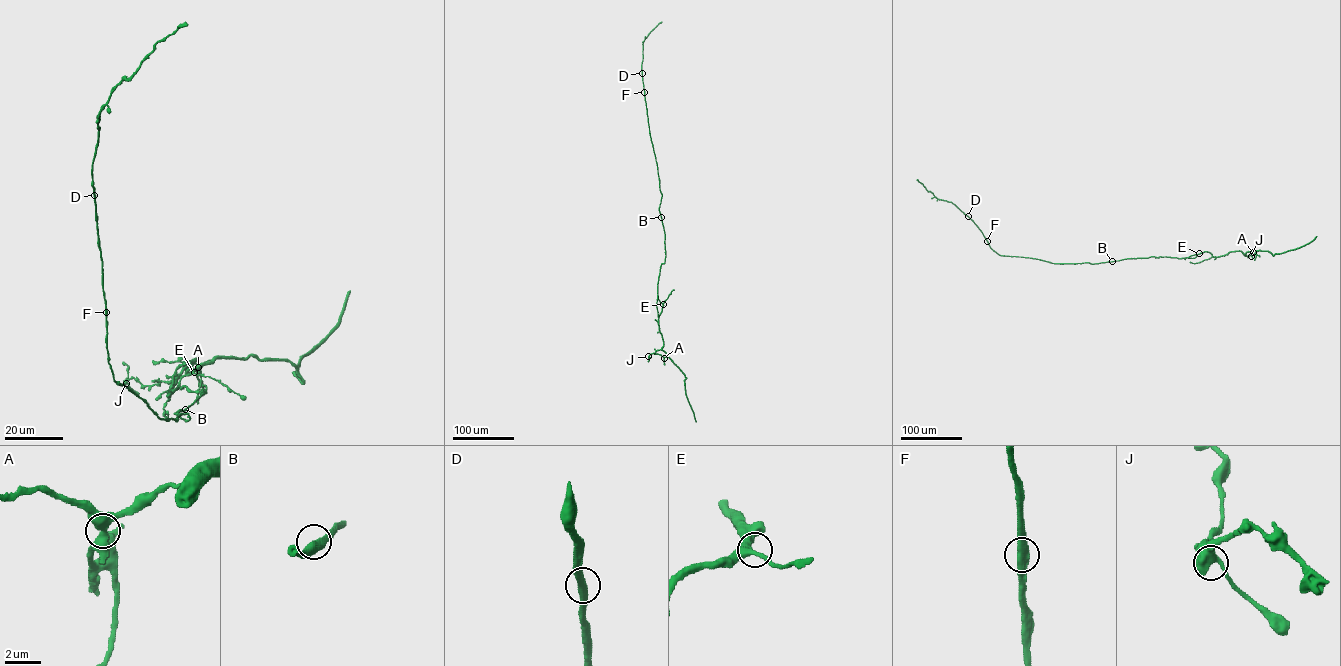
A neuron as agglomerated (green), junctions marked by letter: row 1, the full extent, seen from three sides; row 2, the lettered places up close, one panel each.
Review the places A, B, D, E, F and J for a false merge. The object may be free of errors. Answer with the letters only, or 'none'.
none

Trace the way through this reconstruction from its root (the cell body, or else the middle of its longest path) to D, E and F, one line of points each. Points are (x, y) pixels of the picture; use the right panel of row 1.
D: (1112, 261), (1056, 263), (1000, 255), (968, 216)
E: (1112, 261), (1151, 256), (1194, 258), (1199, 253)
F: (1112, 261), (1056, 263), (1000, 255), (987, 241)

